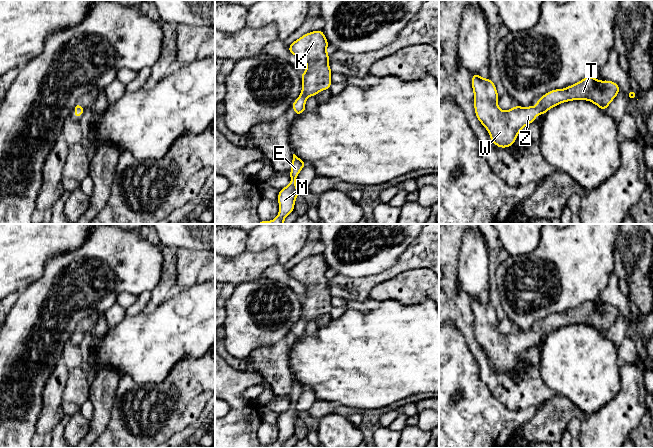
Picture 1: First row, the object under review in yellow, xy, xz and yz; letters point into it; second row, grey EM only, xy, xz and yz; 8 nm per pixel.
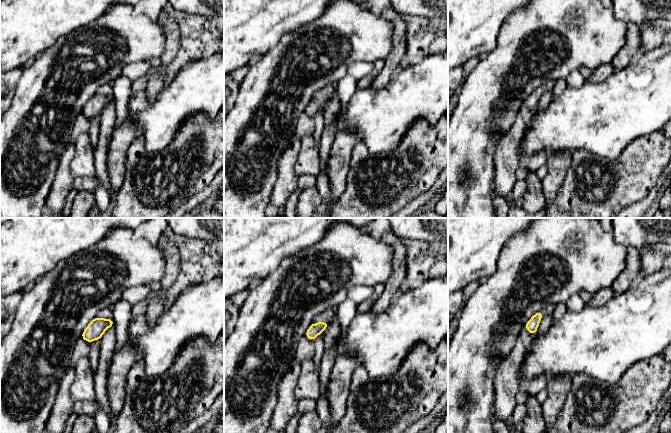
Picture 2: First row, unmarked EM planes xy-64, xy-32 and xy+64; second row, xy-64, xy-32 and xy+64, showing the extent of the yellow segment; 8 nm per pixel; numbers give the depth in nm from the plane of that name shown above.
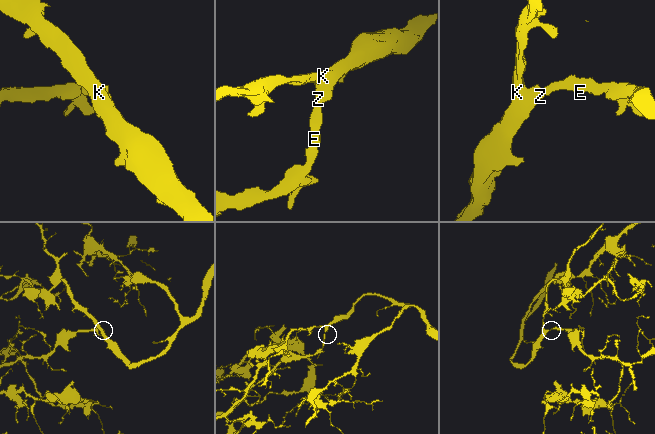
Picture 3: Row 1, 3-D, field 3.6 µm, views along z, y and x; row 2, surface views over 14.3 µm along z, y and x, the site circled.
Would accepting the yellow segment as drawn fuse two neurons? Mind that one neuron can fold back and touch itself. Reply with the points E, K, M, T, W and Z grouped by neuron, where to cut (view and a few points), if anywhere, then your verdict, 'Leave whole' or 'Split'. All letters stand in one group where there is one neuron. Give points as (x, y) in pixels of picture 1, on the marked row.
Groups: E K M T W Z. No split. Leave whole

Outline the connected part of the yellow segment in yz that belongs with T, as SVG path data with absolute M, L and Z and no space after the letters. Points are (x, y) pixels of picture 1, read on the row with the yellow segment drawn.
M478 73L472 75L474 109L477 119L487 129L492 142L500 148L511 147L521 129L541 113L545 113L564 102L587 100L605 111L619 93L619 85L613 81L599 81L586 77L564 89L551 90L537 100L536 106L513 106L503 111L498 107L498 93L490 78L484 79Z

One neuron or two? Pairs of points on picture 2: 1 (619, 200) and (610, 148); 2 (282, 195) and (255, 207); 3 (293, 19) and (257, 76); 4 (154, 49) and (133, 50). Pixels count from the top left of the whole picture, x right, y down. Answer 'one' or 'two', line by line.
1: two
2: two
3: two
4: one

